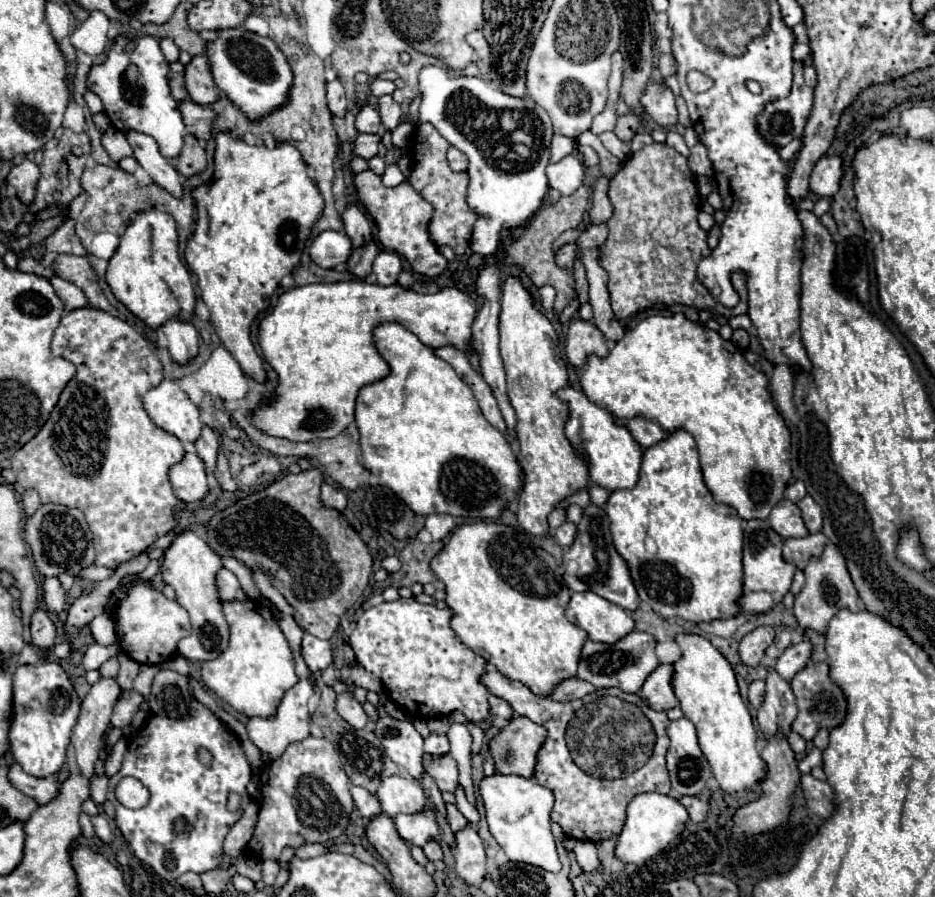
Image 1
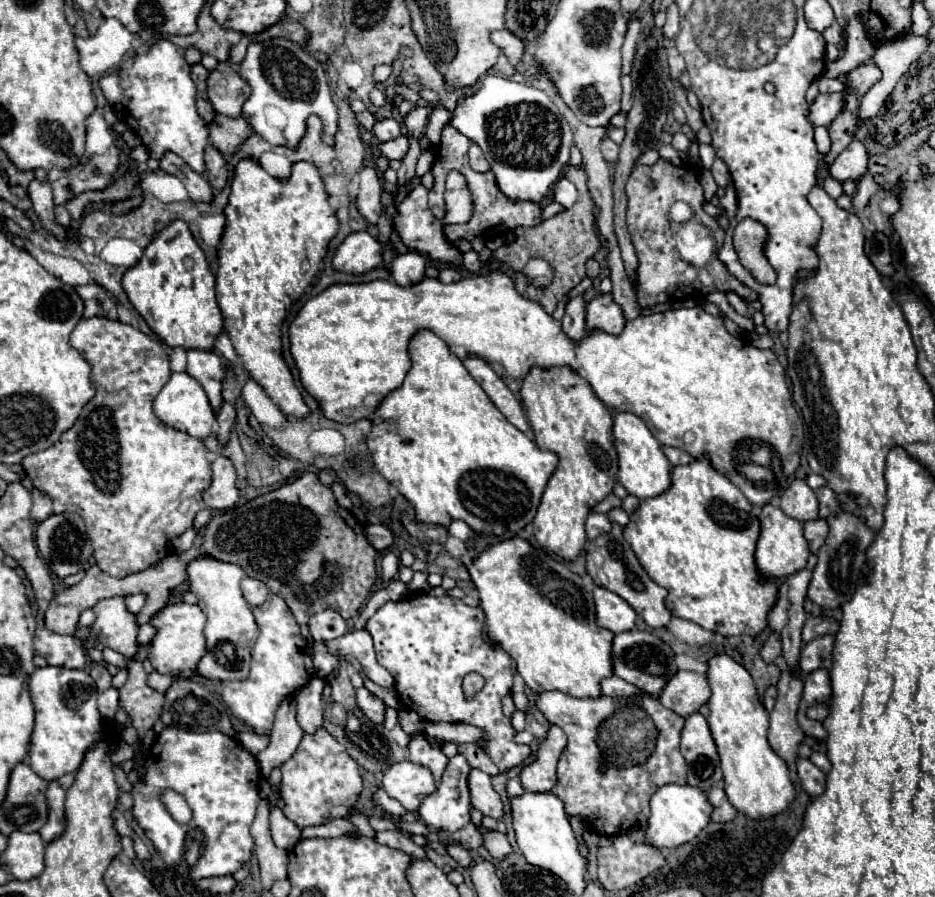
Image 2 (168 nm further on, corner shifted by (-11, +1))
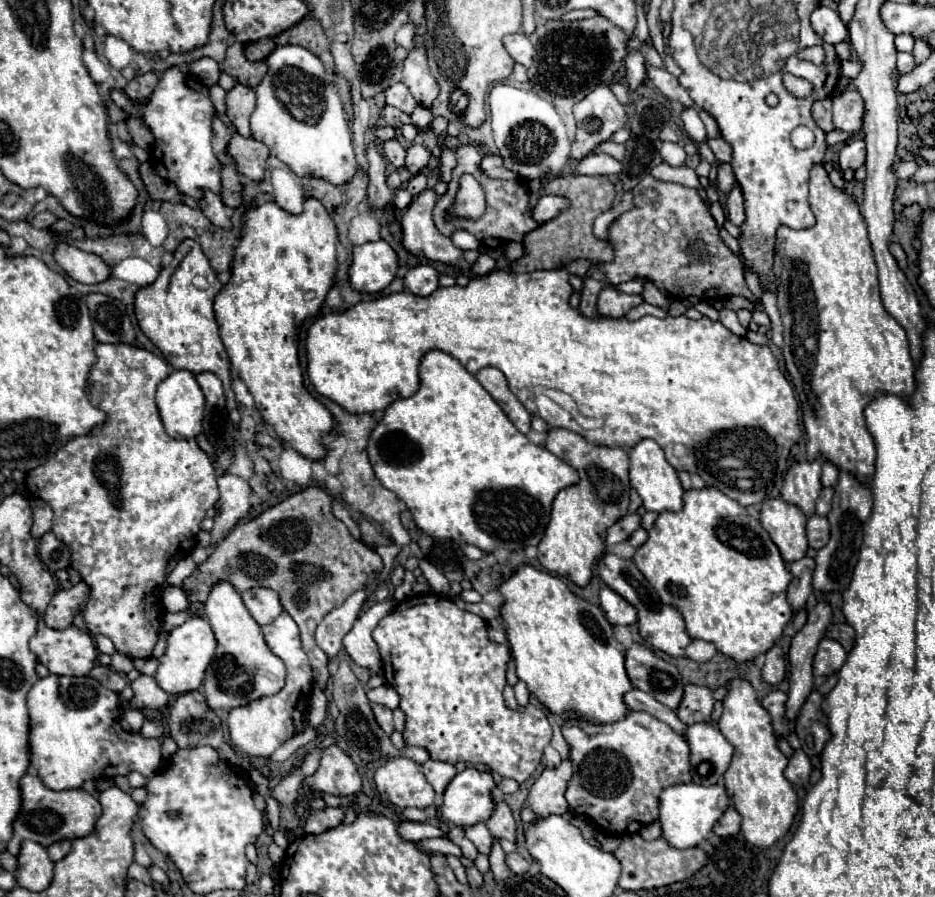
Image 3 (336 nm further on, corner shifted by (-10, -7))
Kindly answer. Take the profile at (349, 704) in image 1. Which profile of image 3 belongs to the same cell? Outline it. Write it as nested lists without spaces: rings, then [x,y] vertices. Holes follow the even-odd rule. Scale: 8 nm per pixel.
[[[373,704],[373,712],[375,712],[375,718],[379,720],[379,726],[383,728],[383,732],[387,732],[389,736],[395,732],[393,728],[393,712],[381,704]]]

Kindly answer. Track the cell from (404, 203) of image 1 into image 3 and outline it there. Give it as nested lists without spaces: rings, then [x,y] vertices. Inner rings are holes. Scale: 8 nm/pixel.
[[[429,188],[423,190],[419,196],[413,198],[411,206],[409,206],[409,208],[403,212],[403,216],[401,216],[403,246],[405,246],[411,254],[421,256],[421,258],[427,258],[427,260],[431,260],[431,262],[453,264],[453,266],[457,266],[457,268],[469,270],[471,264],[463,258],[463,250],[457,248],[457,246],[453,246],[453,242],[451,242],[447,236],[443,236],[443,234],[435,228],[435,224],[433,224],[433,208],[435,208],[437,200],[439,200],[439,196],[435,194],[435,190],[429,190]]]

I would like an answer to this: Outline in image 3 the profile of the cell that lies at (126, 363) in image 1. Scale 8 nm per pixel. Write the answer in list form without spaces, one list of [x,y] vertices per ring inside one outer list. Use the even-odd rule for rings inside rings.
[[[97,344],[95,354],[97,362],[89,376],[89,400],[109,414],[107,422],[93,428],[91,434],[67,442],[53,456],[55,460],[47,460],[47,464],[27,472],[25,486],[31,494],[51,504],[55,512],[53,532],[73,552],[71,564],[91,590],[83,610],[87,630],[93,636],[107,636],[117,652],[133,660],[149,658],[165,616],[161,604],[163,586],[177,562],[195,548],[199,524],[219,500],[217,478],[211,458],[193,438],[175,440],[165,434],[155,406],[155,390],[169,376],[167,364],[159,356],[127,344]]]

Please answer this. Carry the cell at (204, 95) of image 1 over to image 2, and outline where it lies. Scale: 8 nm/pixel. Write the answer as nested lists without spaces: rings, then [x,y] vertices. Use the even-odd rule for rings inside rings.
[[[220,62],[208,76],[208,100],[214,110],[224,116],[240,116],[242,104],[248,98],[248,84],[238,76],[238,68],[232,62]]]

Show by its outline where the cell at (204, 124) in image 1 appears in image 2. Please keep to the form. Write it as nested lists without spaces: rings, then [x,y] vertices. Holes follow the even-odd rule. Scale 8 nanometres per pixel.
[[[214,114],[212,122],[208,124],[210,132],[210,144],[216,146],[224,156],[230,156],[238,144],[242,144],[252,128],[248,128],[248,122],[244,118],[230,118],[222,114]]]

